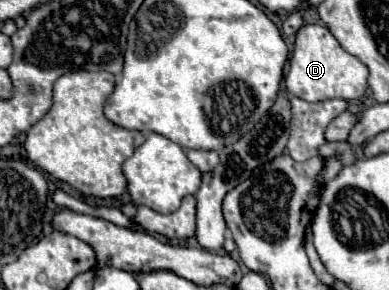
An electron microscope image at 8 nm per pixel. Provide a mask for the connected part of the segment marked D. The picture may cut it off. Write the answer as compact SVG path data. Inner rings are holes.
M305 24L297 32L293 56L289 60L289 74L285 76L285 86L289 94L307 102L321 102L329 98L355 100L361 98L367 90L367 66L345 52L335 36L329 32L329 28Z

